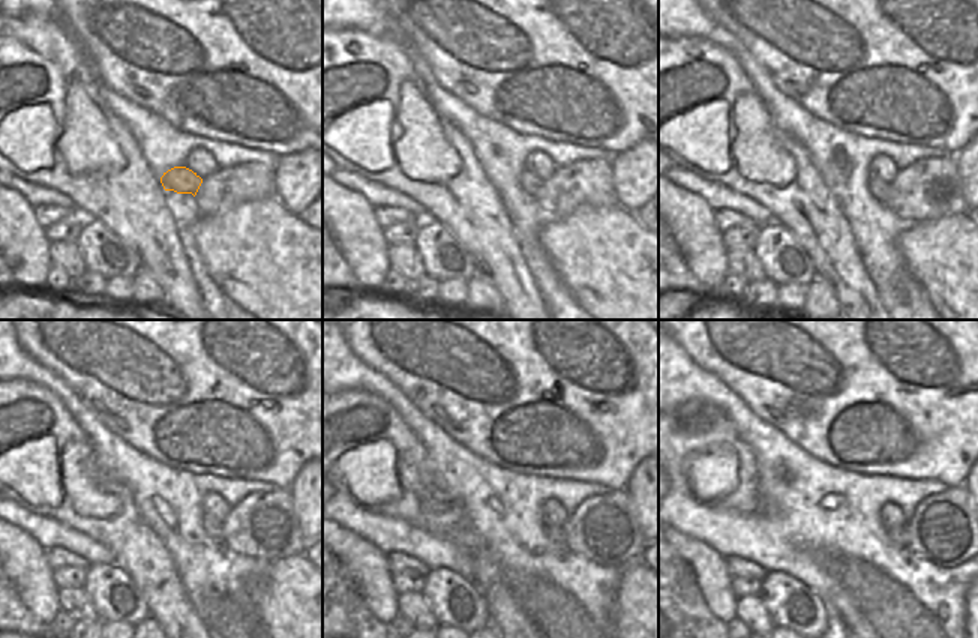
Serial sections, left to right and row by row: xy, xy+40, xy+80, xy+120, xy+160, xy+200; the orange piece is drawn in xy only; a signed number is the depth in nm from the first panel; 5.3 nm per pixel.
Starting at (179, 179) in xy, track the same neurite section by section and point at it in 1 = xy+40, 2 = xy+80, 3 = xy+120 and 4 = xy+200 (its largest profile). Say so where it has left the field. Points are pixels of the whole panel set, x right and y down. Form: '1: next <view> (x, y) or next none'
1: next xy+40 (531, 185)
2: next xy+80 (878, 188)
3: next xy+120 (212, 526)
4: next xy+200 (899, 538)

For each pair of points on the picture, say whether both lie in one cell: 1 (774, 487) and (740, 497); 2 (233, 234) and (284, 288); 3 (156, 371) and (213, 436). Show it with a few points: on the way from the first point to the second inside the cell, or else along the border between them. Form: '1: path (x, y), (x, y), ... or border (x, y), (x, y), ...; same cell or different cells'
1: border (755, 457), (759, 506), (749, 512), (728, 509); different cells
2: path (246, 248), (273, 275); same cell
3: path (168, 391), (170, 406), (186, 409), (194, 416); same cell

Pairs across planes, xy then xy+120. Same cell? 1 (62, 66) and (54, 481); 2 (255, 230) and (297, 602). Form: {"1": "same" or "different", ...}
{"1": "same", "2": "same"}

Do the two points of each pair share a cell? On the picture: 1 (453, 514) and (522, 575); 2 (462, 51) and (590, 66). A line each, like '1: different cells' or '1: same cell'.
1: different cells
2: same cell

